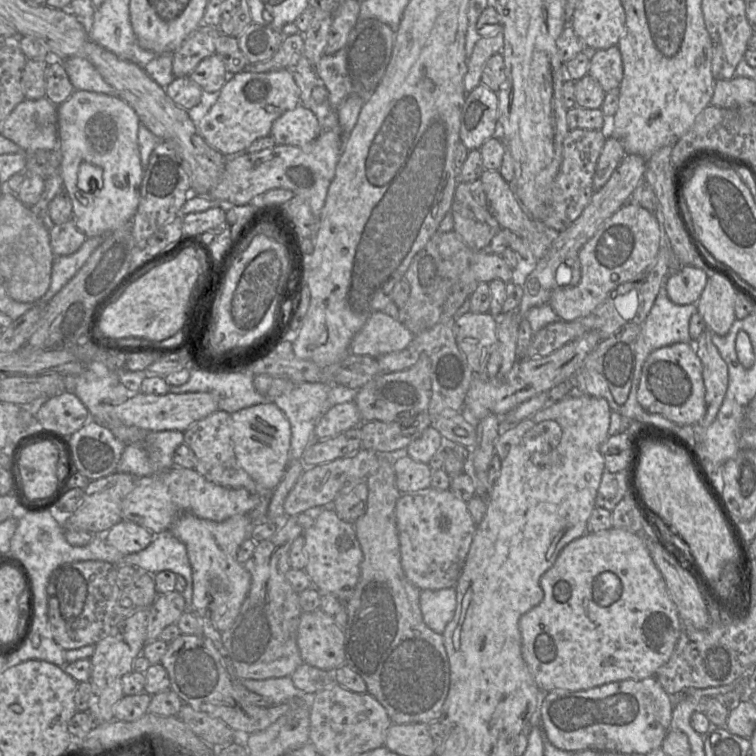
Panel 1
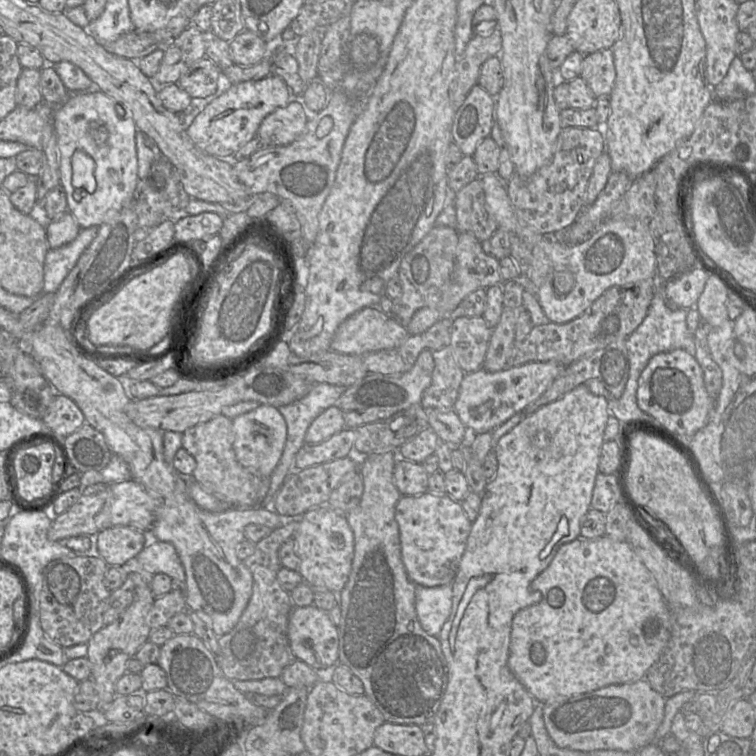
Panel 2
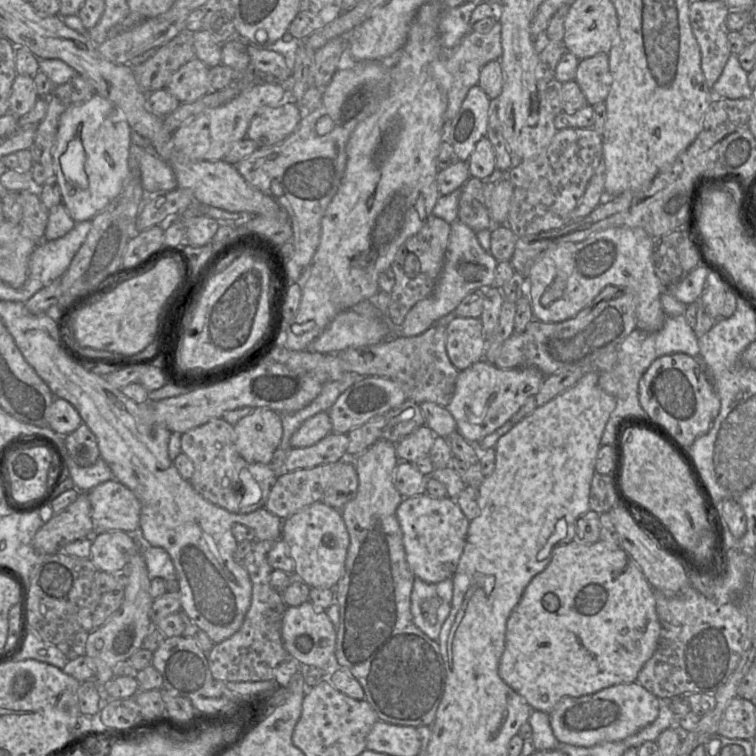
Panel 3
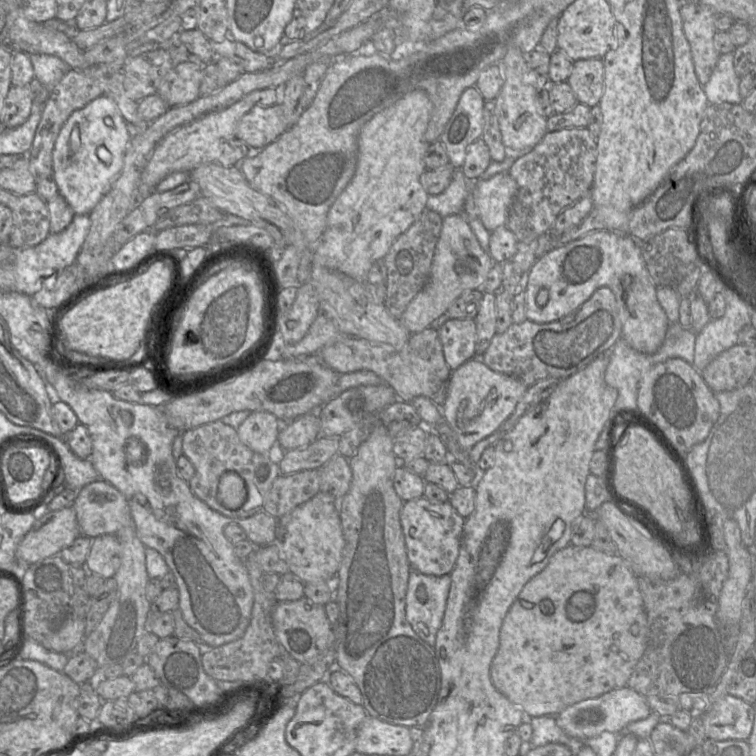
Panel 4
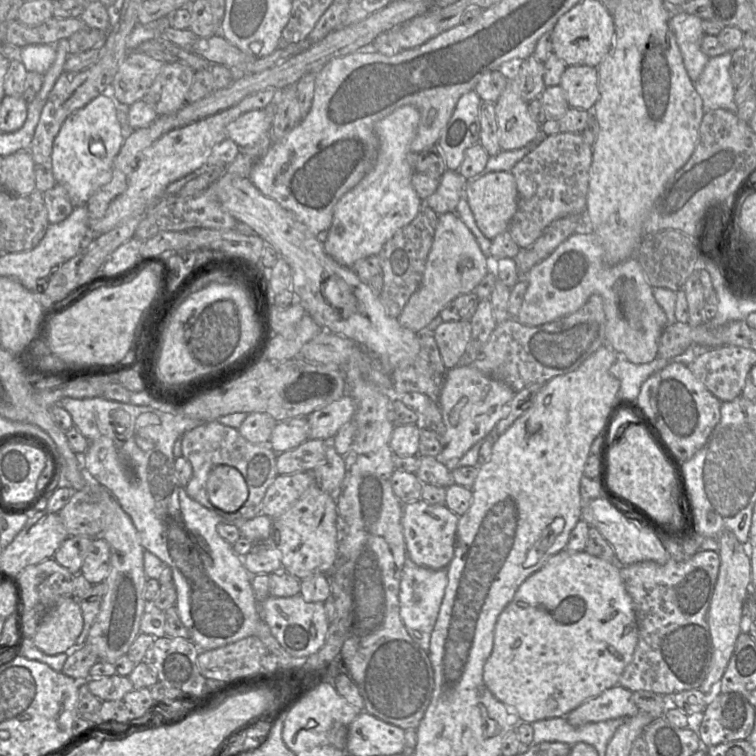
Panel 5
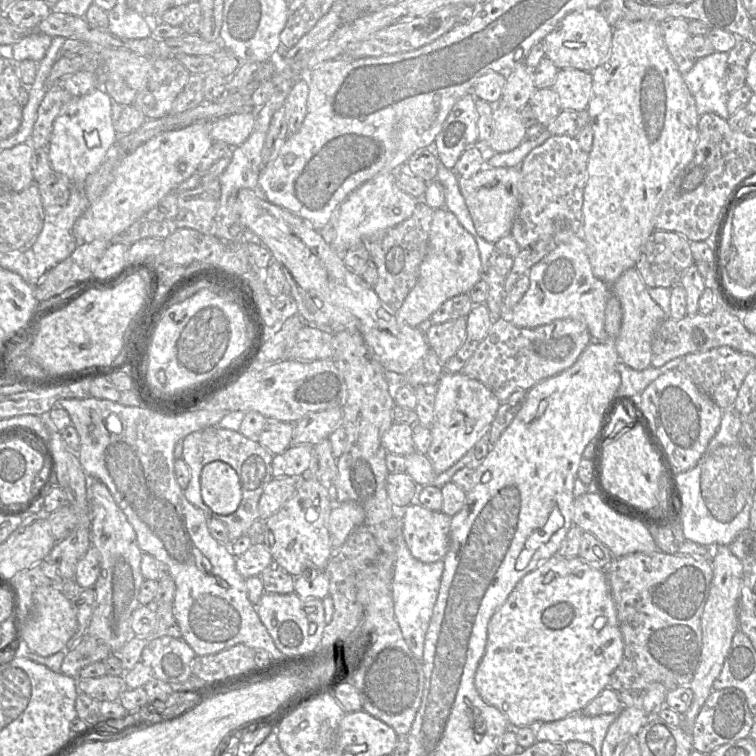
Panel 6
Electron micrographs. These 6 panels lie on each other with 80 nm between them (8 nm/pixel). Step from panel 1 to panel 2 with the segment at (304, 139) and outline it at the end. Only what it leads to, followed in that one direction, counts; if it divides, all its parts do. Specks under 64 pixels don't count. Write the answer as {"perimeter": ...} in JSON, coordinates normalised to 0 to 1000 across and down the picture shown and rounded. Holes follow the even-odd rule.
{"perimeter":[[[384,135],[377,142],[364,144],[345,161],[340,173],[353,194],[374,193],[390,187],[403,172],[406,153],[399,138]]]}

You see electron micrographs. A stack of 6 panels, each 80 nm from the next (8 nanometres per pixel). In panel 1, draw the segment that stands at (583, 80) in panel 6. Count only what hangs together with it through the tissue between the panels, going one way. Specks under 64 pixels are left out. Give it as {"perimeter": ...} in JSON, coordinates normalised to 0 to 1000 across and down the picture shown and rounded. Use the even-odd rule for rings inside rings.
{"perimeter":[[[816,60],[799,66],[780,67],[778,99],[792,108],[800,123],[819,116],[824,95],[823,74]]]}

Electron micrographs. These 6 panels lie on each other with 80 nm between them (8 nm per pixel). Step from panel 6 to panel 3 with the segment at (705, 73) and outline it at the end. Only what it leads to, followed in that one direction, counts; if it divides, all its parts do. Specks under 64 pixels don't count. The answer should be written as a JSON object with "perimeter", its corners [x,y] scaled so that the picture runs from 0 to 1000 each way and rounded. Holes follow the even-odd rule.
{"perimeter":[[[967,70],[963,81],[940,119],[947,130],[993,130],[995,119],[989,112],[991,95],[983,93],[976,73]]]}

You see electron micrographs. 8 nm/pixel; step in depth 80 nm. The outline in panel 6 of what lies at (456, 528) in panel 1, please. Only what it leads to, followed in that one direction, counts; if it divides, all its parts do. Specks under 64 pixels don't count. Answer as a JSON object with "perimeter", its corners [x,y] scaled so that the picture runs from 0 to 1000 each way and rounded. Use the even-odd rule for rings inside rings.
{"perimeter":[[[546,664],[530,676],[533,712],[548,738],[560,745],[586,741],[595,716],[597,684]]]}

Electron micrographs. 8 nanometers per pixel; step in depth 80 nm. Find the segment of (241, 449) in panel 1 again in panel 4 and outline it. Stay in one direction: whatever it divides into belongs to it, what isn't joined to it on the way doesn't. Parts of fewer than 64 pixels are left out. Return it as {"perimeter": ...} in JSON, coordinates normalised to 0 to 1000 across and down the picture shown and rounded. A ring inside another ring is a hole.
{"perimeter":[[[337,544],[317,561],[312,567],[319,585],[336,598],[344,601],[376,599],[366,578],[374,560],[360,546]]]}

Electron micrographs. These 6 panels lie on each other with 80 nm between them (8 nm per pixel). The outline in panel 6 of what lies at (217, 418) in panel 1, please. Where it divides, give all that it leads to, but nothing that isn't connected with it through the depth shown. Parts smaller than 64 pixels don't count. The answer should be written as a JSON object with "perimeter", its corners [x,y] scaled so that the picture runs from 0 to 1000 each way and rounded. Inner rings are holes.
{"perimeter":[[[286,563],[254,571],[242,581],[241,607],[251,622],[251,635],[243,648],[246,660],[257,669],[265,672],[276,685],[290,688],[302,700],[303,718],[321,708],[327,708],[337,689],[343,687],[341,667],[352,642],[361,634],[360,607],[361,602],[341,583],[335,583],[321,577],[316,570],[308,570]],[[294,610],[303,614],[313,626],[319,648],[320,661],[315,673],[304,681],[291,681],[270,665],[266,656],[265,631],[271,615]]]}

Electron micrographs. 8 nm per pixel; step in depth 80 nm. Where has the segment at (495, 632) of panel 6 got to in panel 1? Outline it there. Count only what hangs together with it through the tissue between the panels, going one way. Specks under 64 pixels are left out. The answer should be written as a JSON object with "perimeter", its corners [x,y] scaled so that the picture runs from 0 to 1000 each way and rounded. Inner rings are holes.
{"perimeter":[[[812,697],[787,705],[775,704],[742,728],[733,746],[716,762],[714,775],[718,780],[717,795],[692,812],[687,820],[690,869],[714,914],[728,915],[734,911],[766,914],[829,898],[851,899],[865,896],[866,889],[886,872],[899,841],[902,820],[886,791],[874,758],[844,706]]]}

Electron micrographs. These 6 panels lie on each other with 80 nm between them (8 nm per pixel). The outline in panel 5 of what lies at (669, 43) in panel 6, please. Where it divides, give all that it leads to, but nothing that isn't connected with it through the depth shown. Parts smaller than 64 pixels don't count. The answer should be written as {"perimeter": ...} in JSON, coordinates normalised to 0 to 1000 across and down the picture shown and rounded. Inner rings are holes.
{"perimeter":[[[898,16],[888,20],[885,32],[893,46],[910,101],[919,108],[938,79],[938,75],[927,66],[927,54],[933,46],[929,25],[915,19]]]}

